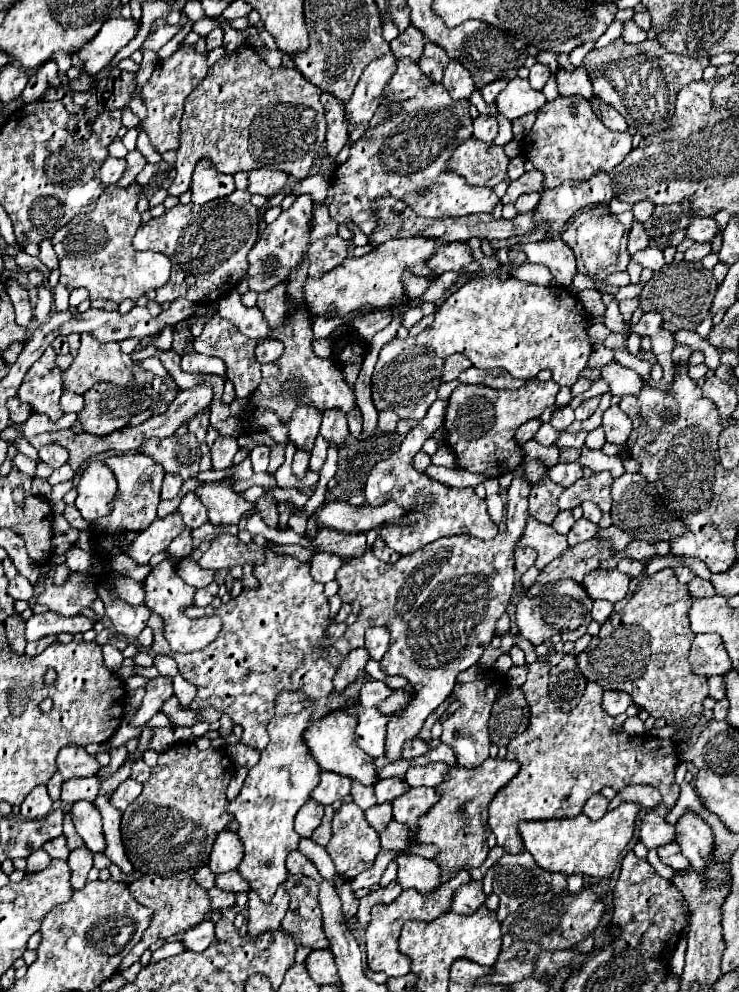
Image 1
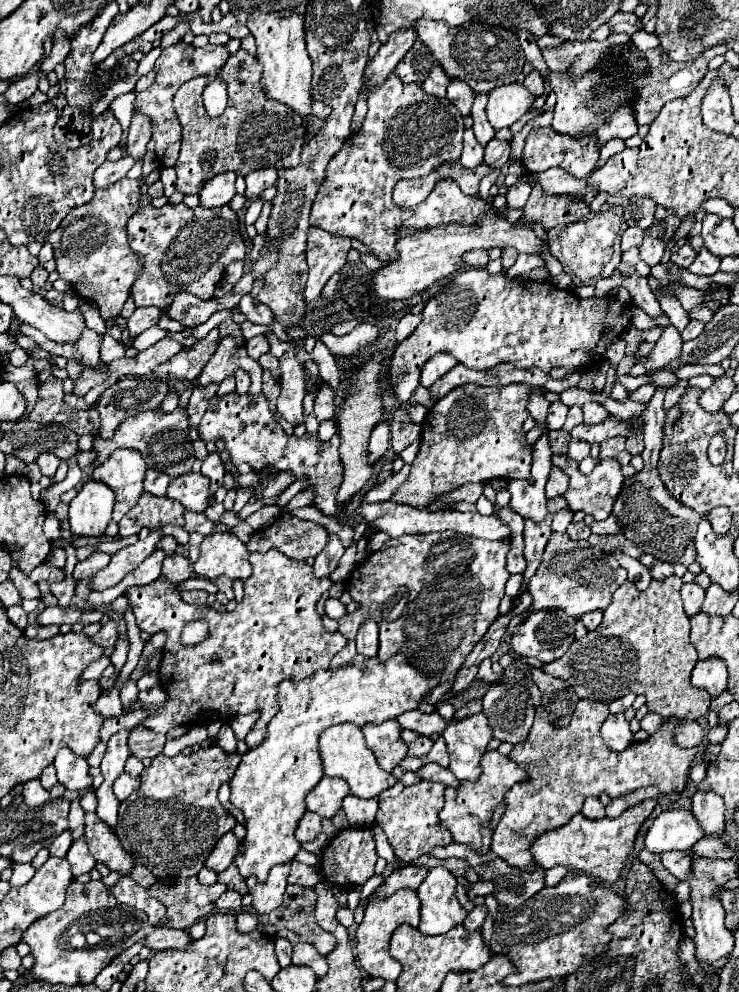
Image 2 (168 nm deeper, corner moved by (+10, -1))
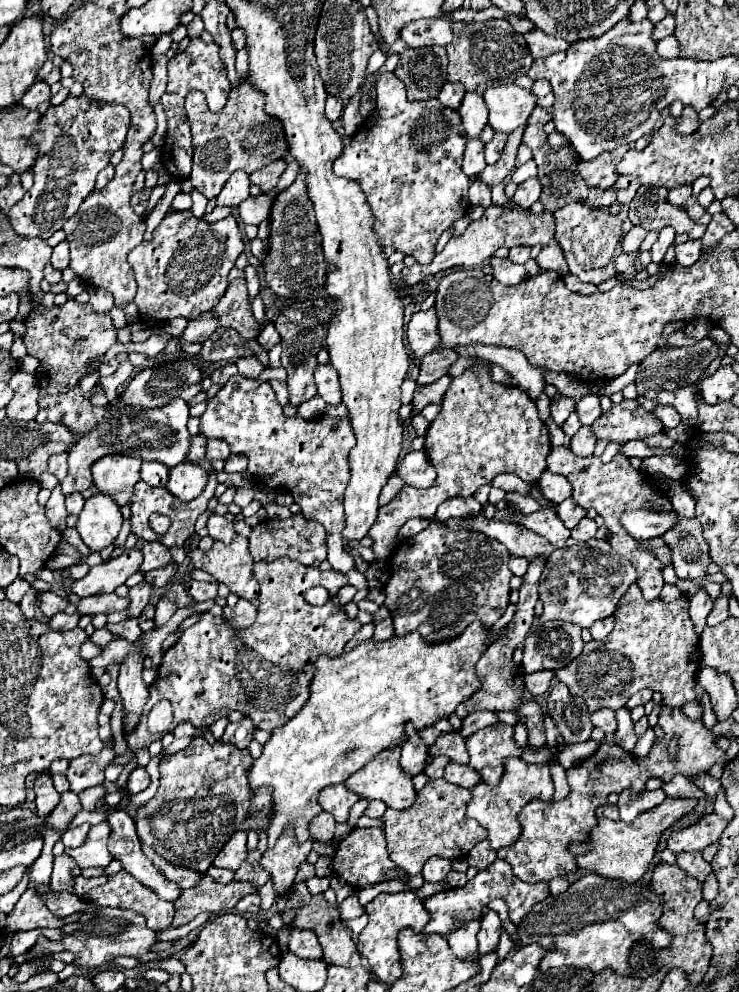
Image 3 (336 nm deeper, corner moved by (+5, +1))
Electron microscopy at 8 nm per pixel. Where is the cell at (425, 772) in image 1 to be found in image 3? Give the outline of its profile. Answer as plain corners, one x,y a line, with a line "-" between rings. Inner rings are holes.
450,763
450,765
446,767
444,779
446,779
448,783
460,785
460,787
464,787
464,789
472,789
472,787
476,787
476,785
482,781
480,773
476,773
476,771
474,771
472,767
468,767
468,765
458,765
458,763

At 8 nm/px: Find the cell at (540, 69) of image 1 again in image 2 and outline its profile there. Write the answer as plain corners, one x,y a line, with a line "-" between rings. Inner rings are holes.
531,71
527,77
525,77
525,83
523,83
535,97
539,97
543,93
543,77
539,75
539,71

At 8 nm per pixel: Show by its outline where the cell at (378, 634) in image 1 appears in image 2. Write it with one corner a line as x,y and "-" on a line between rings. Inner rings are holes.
365,621
359,627
359,633
355,637
357,643
357,653
363,657
375,657
377,655
377,647
379,647
379,627
375,621

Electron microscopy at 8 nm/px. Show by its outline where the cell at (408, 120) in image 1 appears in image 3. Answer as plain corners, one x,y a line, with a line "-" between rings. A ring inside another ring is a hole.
384,73
380,79
378,79
378,85
376,85
376,91
378,91
378,99
376,99
376,107
372,111
372,115
360,125
358,133
350,139
350,145
346,145
344,153
336,159
334,163
334,173
338,177
348,177
348,179
354,179
362,185
362,191
372,207
372,213
376,215
376,221
374,221
374,231
378,233
380,241
384,247
392,247
396,251
402,251
406,255
412,255
418,263
430,263
432,257
434,257
434,245
438,241
438,237
462,215
466,215
470,203
468,203
468,187
470,187
470,179
464,175
462,171
462,155
464,155
464,145
466,145
466,133
464,133
464,127
462,127
462,119
460,119
460,113
458,111
452,111
452,109
446,109
444,105
440,105
438,99
428,99
428,101
416,101
416,103
410,103
406,101
406,89
404,89
404,83
398,81
398,77
394,73

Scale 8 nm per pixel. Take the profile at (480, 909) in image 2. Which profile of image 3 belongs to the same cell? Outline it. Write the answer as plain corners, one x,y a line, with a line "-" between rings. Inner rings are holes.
488,911
482,917
482,927
478,933
478,941
480,941
480,953
492,953
498,947
500,941
500,929
502,929
502,921
498,917
496,911

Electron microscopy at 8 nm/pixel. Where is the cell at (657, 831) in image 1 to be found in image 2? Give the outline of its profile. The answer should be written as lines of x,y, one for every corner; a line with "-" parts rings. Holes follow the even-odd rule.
687,809
663,811
645,833
645,849
651,853
687,851
703,837
703,829

